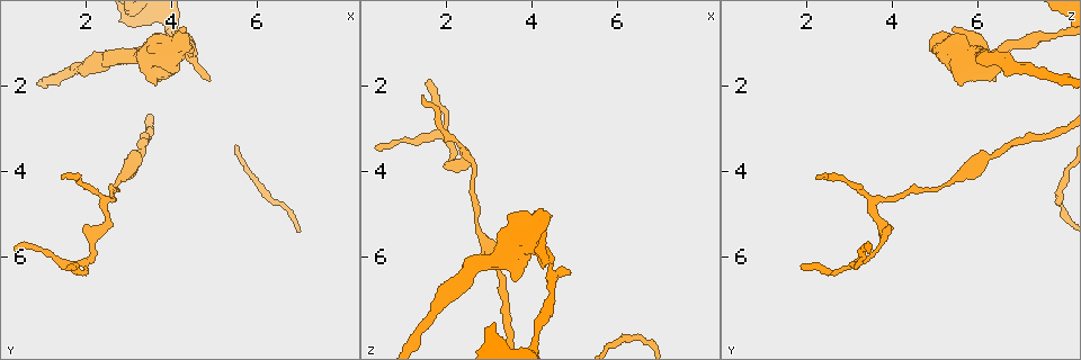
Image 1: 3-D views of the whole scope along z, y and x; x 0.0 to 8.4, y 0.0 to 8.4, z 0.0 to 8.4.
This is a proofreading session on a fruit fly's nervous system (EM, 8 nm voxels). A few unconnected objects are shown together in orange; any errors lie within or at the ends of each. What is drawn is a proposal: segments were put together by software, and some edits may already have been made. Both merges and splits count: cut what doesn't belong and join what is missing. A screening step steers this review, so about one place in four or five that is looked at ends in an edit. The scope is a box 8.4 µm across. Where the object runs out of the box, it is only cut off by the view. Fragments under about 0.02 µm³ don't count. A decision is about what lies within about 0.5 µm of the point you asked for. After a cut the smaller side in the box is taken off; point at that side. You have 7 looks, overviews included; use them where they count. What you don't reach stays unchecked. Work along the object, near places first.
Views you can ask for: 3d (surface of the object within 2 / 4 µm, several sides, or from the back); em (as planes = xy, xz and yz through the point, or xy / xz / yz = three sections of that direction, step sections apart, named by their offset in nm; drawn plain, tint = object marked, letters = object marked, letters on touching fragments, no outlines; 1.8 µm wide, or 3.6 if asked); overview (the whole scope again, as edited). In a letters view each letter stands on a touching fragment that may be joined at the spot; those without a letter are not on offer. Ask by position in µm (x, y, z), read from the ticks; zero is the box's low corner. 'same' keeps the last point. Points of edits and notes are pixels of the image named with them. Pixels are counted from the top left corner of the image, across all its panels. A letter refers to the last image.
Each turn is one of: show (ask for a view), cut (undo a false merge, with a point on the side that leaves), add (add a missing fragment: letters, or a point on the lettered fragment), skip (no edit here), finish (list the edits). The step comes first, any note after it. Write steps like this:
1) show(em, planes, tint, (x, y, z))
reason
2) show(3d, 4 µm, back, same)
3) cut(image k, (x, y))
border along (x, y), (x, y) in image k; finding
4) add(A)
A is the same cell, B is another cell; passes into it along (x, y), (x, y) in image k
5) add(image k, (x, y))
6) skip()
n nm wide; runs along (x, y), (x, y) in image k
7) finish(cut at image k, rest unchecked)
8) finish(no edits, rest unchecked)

show(3d, 4 µm, back, (4.40, 1.25, 6.15))
sudden change in width

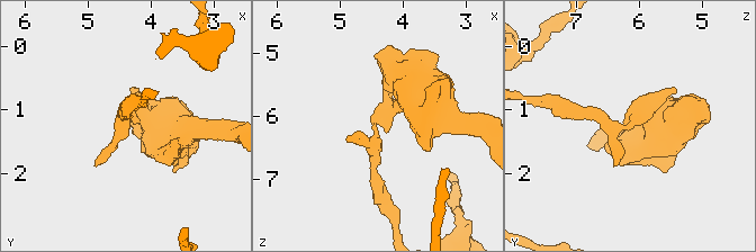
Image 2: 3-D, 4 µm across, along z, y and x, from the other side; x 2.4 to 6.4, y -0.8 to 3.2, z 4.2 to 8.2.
show(em, planes, letters, (4.45, 1.20, 6.15))
shape alone is not enough

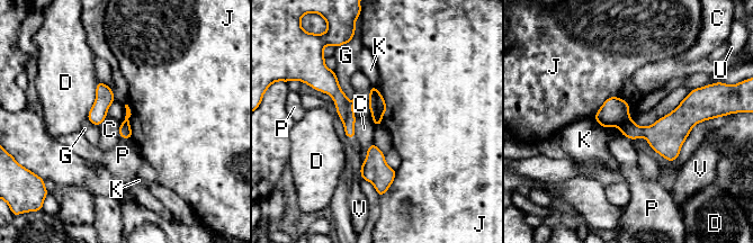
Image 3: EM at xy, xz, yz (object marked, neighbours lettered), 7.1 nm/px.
cut(image 3, (656, 134))
C, D, G, J, K, P, U and V are other cells; border along (629, 118), (619, 126) in image 3; a second cell is stuck on

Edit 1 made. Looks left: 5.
show(overview)

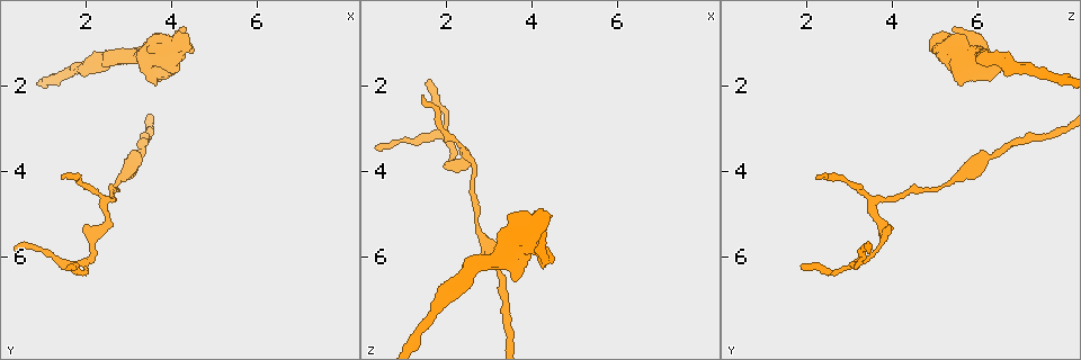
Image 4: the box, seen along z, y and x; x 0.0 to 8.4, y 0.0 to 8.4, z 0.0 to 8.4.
show(3d, 2 µm, (3.25, 3.70, 6.25))
sudden change in width

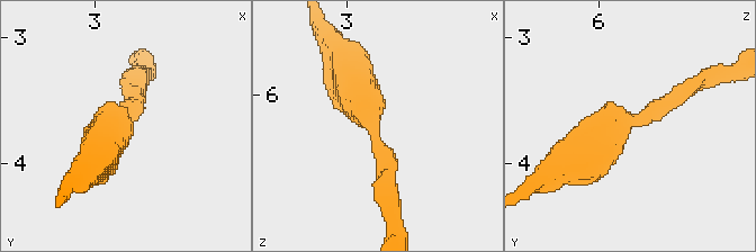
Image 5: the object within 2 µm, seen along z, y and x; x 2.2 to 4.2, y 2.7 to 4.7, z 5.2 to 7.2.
show(em, planes, tint, (3.18, 3.68, 6.32))

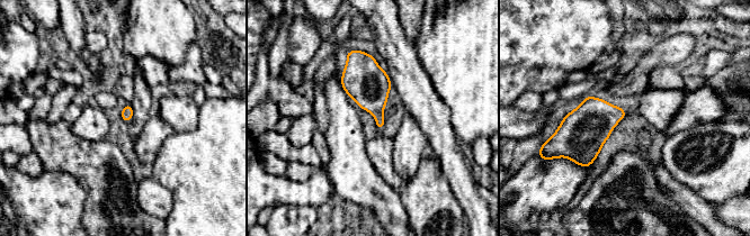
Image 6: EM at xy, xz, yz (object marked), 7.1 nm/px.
show(em, planes, letters, same)

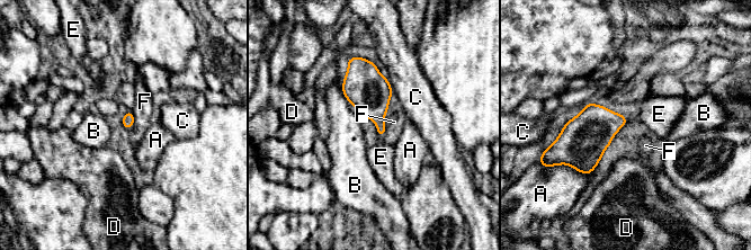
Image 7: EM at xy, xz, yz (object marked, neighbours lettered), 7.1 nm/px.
skip()
90 nm wide; A touches over 260 nm; A, B, C, D, E and F are other cells; all the same cell

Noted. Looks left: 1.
finish(cut at image 3, rest unchecked)

